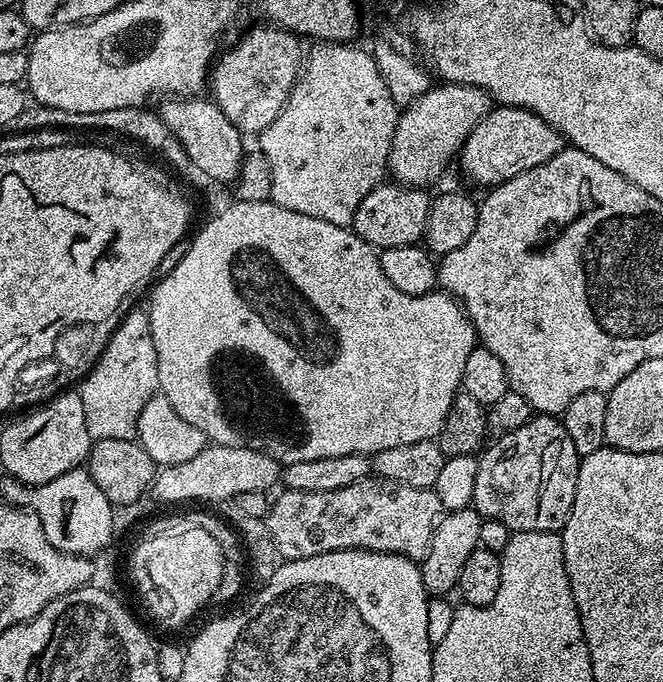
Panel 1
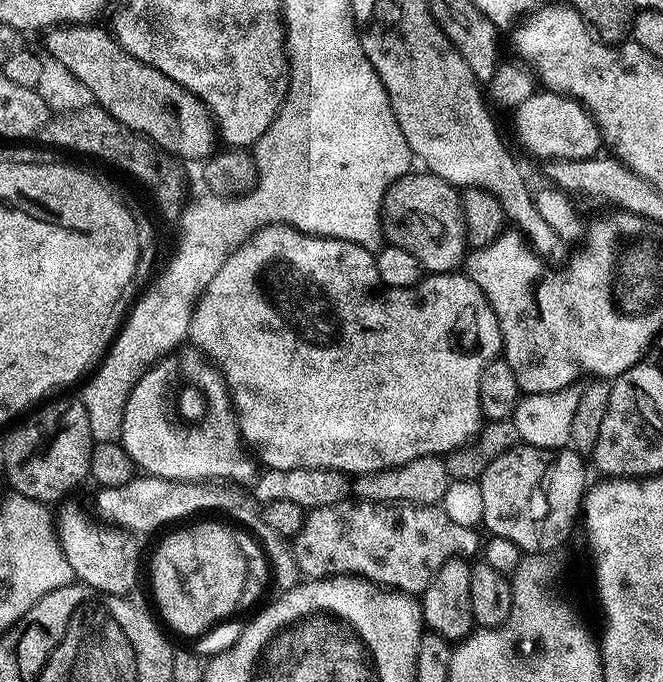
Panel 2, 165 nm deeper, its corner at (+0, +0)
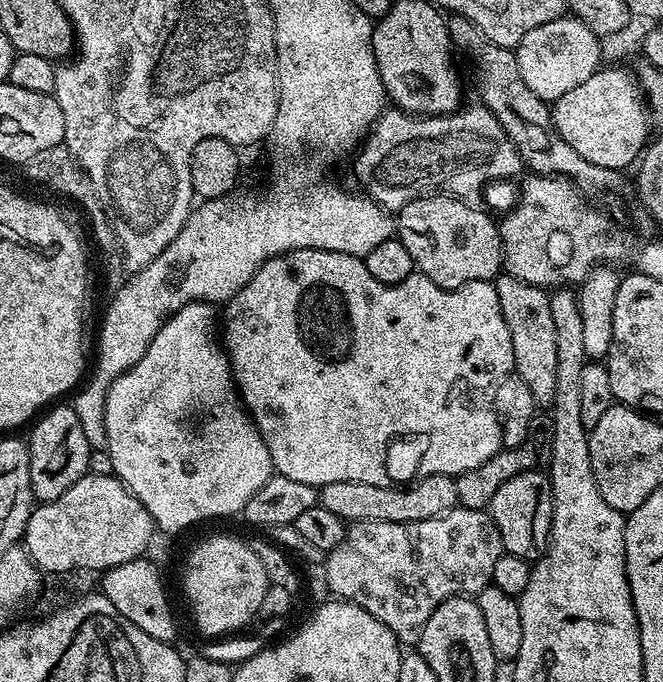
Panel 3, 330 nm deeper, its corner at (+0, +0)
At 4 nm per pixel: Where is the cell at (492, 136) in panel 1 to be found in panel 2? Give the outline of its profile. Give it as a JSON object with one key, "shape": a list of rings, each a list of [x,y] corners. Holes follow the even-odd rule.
{"shape":[[[537,90],[514,109],[512,124],[520,144],[540,162],[553,160],[590,160],[601,151],[600,127],[591,112],[574,98],[560,92]]]}

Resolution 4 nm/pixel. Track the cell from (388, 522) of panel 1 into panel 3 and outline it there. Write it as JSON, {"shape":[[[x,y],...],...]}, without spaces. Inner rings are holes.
{"shape":[[[457,506],[451,508],[443,516],[426,518],[422,522],[351,521],[345,527],[342,542],[338,542],[338,546],[334,546],[332,552],[327,553],[326,559],[323,561],[323,566],[325,568],[326,582],[329,583],[329,590],[333,597],[349,600],[351,604],[362,606],[362,610],[366,610],[366,614],[374,614],[374,618],[378,618],[378,622],[382,622],[382,626],[389,628],[395,634],[397,641],[401,645],[416,646],[420,642],[422,626],[426,626],[426,622],[430,622],[430,614],[434,614],[434,610],[438,610],[438,606],[442,606],[442,602],[446,602],[446,598],[450,598],[451,596],[475,597],[477,592],[488,587],[492,583],[494,565],[498,562],[498,558],[503,555],[505,555],[504,544],[500,540],[498,526],[494,526],[491,515],[483,508],[462,508]]]}

